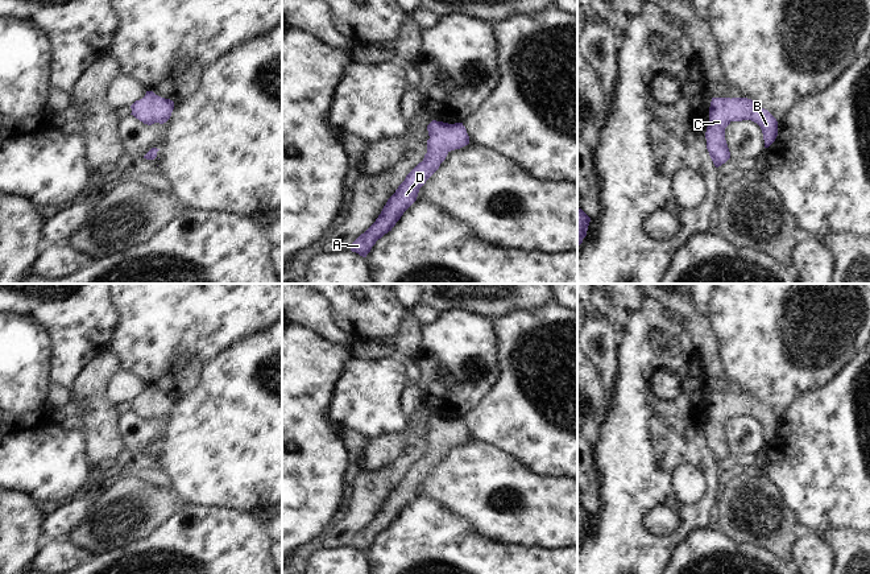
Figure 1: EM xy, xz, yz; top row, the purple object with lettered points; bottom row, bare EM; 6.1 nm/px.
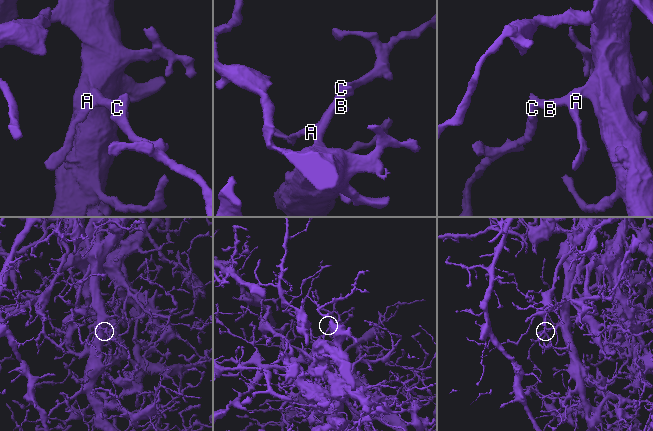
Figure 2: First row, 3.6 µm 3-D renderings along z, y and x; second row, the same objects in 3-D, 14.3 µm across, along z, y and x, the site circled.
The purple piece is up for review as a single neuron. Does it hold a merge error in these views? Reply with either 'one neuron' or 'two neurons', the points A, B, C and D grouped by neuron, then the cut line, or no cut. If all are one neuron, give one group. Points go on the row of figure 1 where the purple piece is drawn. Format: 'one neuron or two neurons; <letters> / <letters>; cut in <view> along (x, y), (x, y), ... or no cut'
one neuron; A B C D; no cut

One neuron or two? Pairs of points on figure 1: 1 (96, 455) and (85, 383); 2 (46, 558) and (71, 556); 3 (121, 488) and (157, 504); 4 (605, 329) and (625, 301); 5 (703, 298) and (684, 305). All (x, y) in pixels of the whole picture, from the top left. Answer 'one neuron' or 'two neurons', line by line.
1: one neuron
2: one neuron
3: one neuron
4: two neurons
5: two neurons

